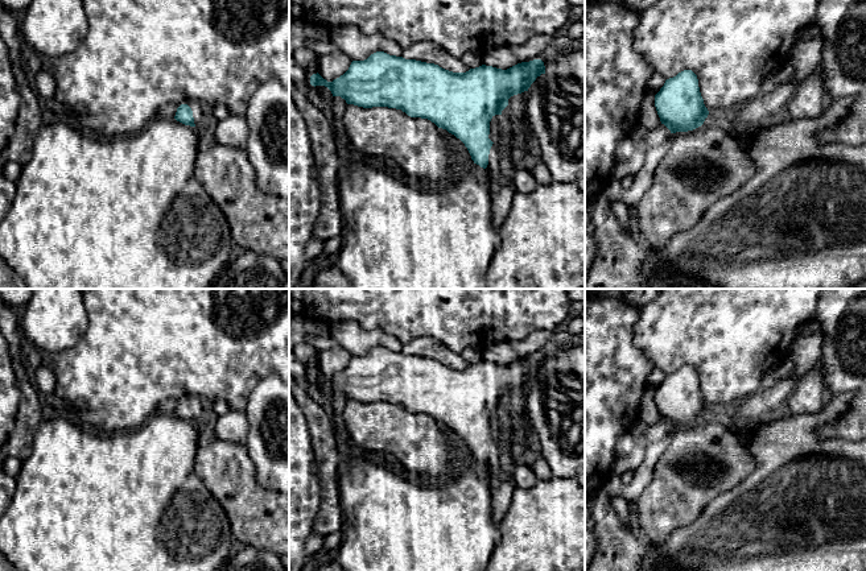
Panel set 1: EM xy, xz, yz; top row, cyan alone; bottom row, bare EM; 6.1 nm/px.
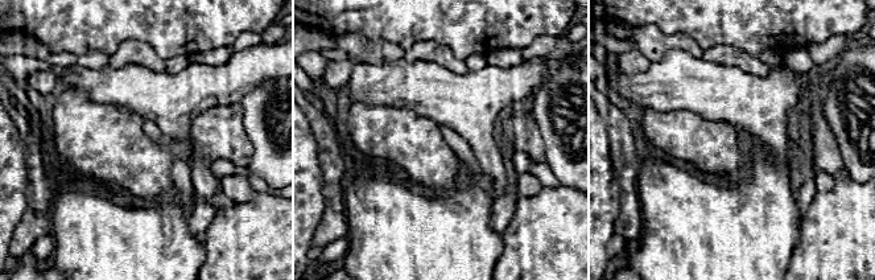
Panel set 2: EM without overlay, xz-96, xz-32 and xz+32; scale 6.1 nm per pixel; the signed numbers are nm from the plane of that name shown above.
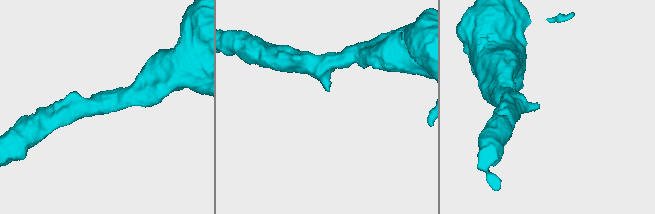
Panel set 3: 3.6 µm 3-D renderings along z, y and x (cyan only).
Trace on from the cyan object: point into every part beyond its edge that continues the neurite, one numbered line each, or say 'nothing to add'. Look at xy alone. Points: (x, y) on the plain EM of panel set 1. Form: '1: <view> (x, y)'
1: xy (199, 409)

